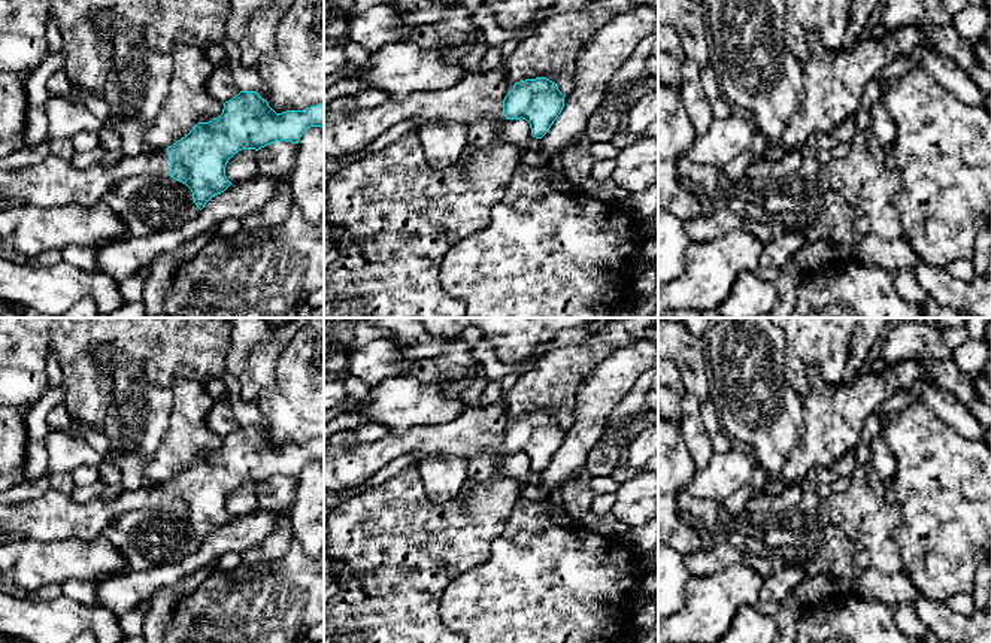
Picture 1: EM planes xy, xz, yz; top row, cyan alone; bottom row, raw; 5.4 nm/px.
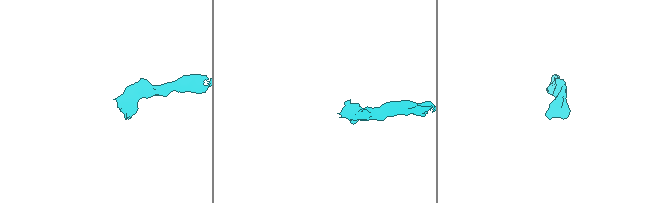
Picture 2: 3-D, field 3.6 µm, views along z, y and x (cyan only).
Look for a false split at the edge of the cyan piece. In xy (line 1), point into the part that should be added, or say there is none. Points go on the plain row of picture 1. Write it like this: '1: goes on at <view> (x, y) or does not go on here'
1: goes on at xy (54, 515)

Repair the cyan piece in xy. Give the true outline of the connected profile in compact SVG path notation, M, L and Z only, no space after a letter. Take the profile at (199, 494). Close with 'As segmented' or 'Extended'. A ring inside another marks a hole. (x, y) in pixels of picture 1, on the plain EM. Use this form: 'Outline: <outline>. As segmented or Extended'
Outline: M240 425L224 437L222 448L209 457L198 457L193 464L163 485L127 491L115 498L100 498L88 503L75 501L70 494L49 489L46 494L13 506L0 506L0 536L22 533L27 540L51 542L69 537L94 540L103 530L119 516L133 510L169 509L185 518L196 540L201 545L215 530L224 527L231 516L225 510L228 494L242 483L261 483L275 476L298 477L301 468L310 461L324 461L324 437L304 445L287 445L276 448L269 437L255 425Z. Extended

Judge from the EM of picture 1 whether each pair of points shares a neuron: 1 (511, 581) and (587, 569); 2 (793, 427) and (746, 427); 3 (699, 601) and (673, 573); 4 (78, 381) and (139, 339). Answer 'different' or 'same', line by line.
1: same
2: same
3: different
4: same

